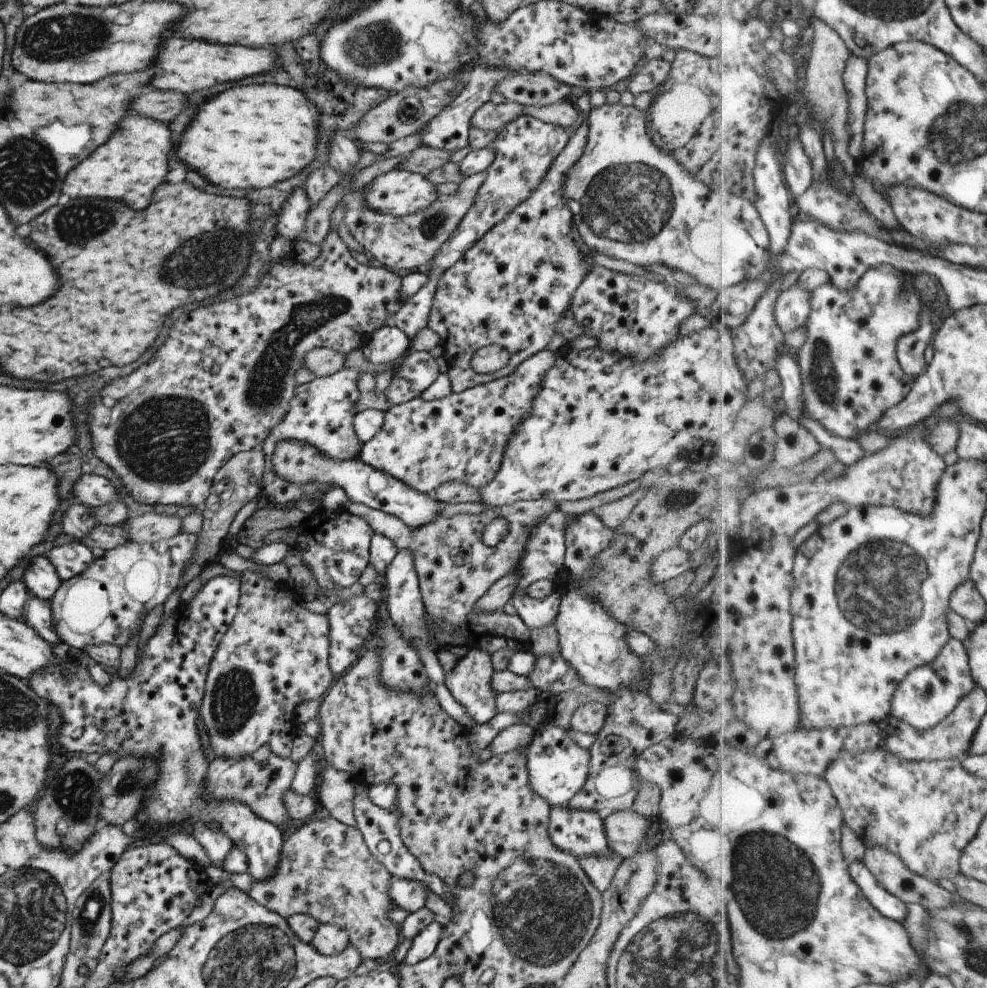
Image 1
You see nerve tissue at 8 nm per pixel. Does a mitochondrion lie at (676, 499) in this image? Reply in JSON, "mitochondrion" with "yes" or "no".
{"mitochondrion":"yes"}

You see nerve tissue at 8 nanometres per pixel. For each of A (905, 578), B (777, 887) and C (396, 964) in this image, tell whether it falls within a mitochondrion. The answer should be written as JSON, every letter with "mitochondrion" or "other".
{"A":"mitochondrion","B":"mitochondrion","C":"other"}

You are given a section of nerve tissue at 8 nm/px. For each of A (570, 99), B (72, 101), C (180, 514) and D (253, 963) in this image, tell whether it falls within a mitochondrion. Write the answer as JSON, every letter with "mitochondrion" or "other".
{"A":"other","B":"other","C":"other","D":"mitochondrion"}

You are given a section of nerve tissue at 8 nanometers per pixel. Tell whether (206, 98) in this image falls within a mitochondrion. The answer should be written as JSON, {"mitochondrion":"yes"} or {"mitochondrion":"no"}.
{"mitochondrion":"no"}

